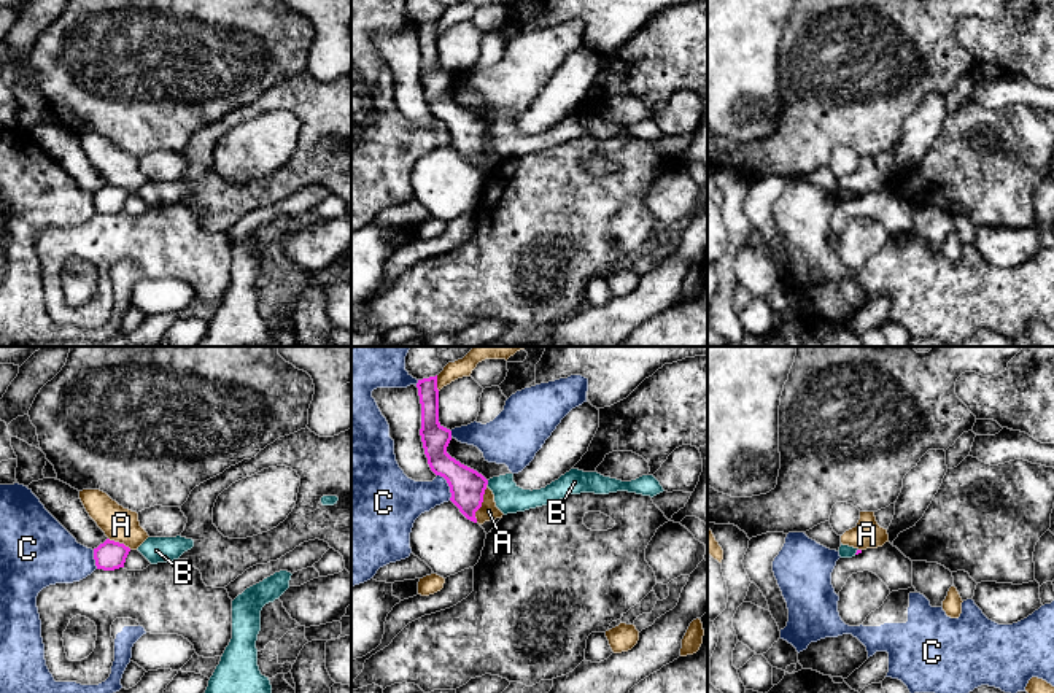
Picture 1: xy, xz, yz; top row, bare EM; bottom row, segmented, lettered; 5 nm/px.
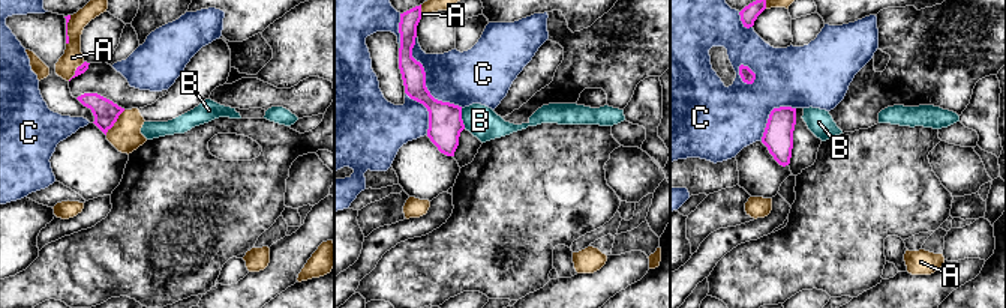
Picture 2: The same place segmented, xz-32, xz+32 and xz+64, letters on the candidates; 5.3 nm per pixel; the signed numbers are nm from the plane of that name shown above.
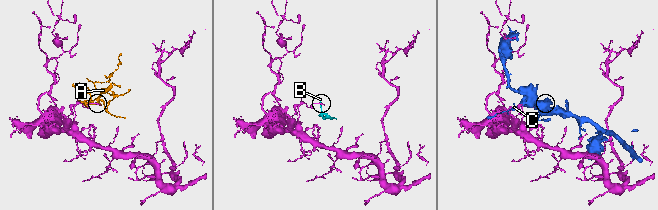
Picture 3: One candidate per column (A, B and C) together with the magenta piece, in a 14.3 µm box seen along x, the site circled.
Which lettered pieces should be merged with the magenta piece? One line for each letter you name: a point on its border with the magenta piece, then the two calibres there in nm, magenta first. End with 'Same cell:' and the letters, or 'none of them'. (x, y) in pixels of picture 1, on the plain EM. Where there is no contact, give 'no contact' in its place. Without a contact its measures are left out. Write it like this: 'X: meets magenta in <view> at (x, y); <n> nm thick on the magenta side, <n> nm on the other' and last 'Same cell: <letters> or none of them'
Same cell: none of them

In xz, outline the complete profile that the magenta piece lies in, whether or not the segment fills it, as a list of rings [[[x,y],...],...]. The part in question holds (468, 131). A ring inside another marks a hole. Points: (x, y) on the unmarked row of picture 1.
[[[437,19],[418,24],[417,32],[421,48],[420,79],[428,108],[436,119],[447,124],[450,145],[467,164],[477,167],[475,156],[482,151],[488,124],[447,97],[451,75],[439,67]]]

